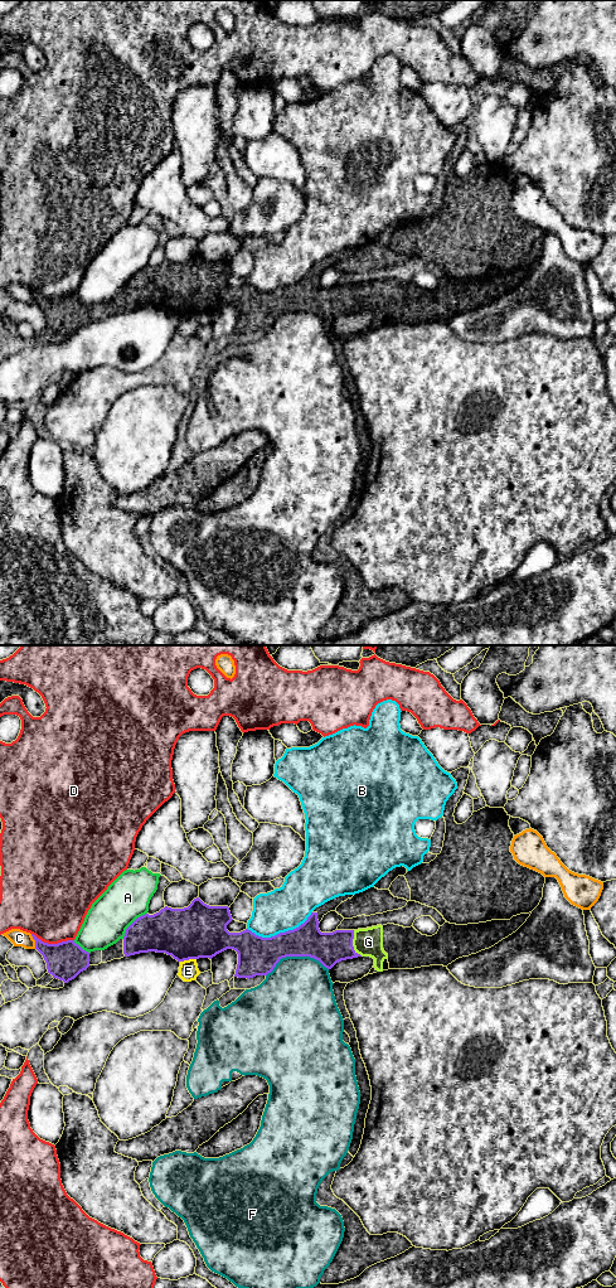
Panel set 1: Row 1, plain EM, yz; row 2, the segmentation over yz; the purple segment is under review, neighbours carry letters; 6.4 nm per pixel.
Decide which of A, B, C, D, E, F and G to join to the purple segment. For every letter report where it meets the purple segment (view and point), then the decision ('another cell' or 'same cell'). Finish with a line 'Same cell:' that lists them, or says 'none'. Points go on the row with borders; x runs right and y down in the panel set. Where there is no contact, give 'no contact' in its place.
A: meets purple in yz at (131, 924); another cell
B: meets purple in yz at (280, 933); another cell
C: meets purple in yz at (35, 942); another cell
D: meets purple in yz at (53, 944); another cell
E: meets purple in yz at (188, 959); another cell
F: meets purple in yz at (296, 955); another cell
G: meets purple in yz at (352, 944); same cell
Same cell: G

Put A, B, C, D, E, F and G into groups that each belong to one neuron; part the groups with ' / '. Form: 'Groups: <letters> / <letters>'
Groups: A / B / C / D / E / F / G

